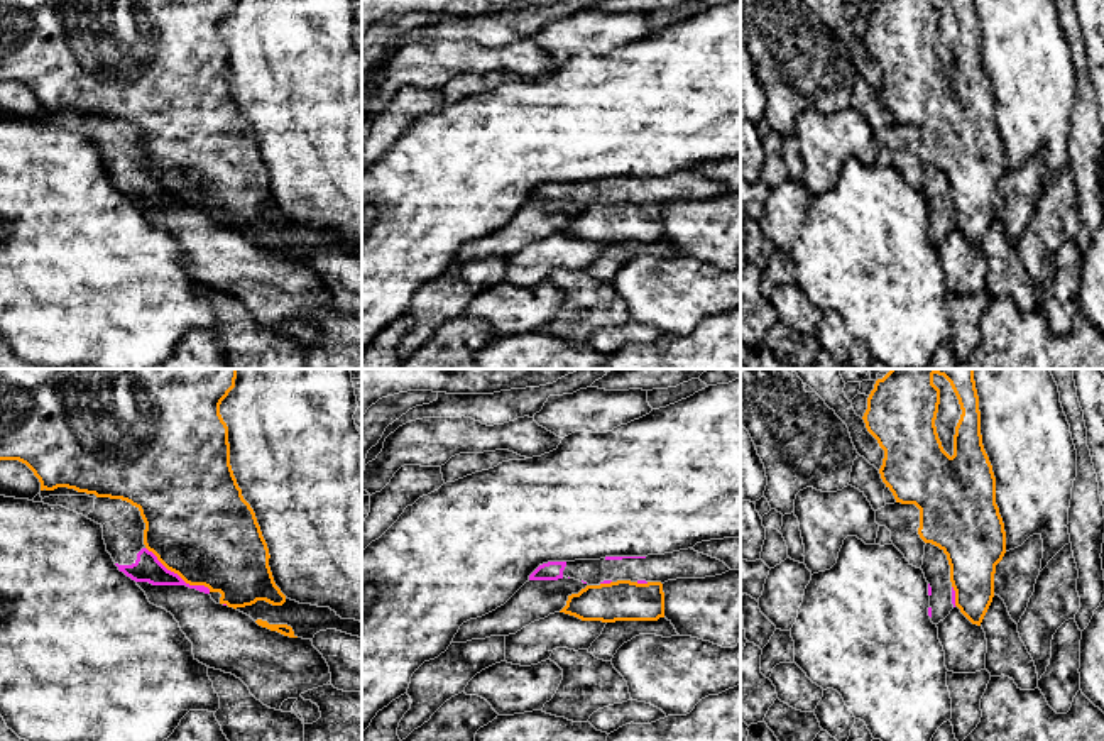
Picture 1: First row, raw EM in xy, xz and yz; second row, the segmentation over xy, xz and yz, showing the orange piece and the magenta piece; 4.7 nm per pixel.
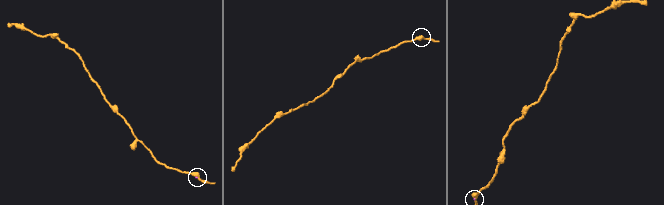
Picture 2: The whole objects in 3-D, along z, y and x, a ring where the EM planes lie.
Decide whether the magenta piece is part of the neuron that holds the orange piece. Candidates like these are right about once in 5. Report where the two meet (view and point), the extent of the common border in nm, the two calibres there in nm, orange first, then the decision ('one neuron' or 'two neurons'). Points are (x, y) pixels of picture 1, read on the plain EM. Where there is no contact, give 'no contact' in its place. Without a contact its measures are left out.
xy (178, 195) | 380 nm | 500/130 nm | two neurons

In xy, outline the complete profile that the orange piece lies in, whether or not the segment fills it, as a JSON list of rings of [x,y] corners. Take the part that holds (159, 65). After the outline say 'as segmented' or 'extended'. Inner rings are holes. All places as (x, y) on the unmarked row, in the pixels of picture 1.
[[[0,0],[0,81],[25,85],[41,103],[41,112],[57,108],[95,115],[96,118],[122,120],[140,132],[145,144],[144,166],[171,193],[189,206],[205,206],[220,213],[220,225],[245,228],[257,222],[282,227],[286,217],[276,206],[269,188],[269,169],[262,157],[255,134],[243,120],[230,86],[228,47],[220,36],[220,25],[235,8],[235,0]]]; as segmented

